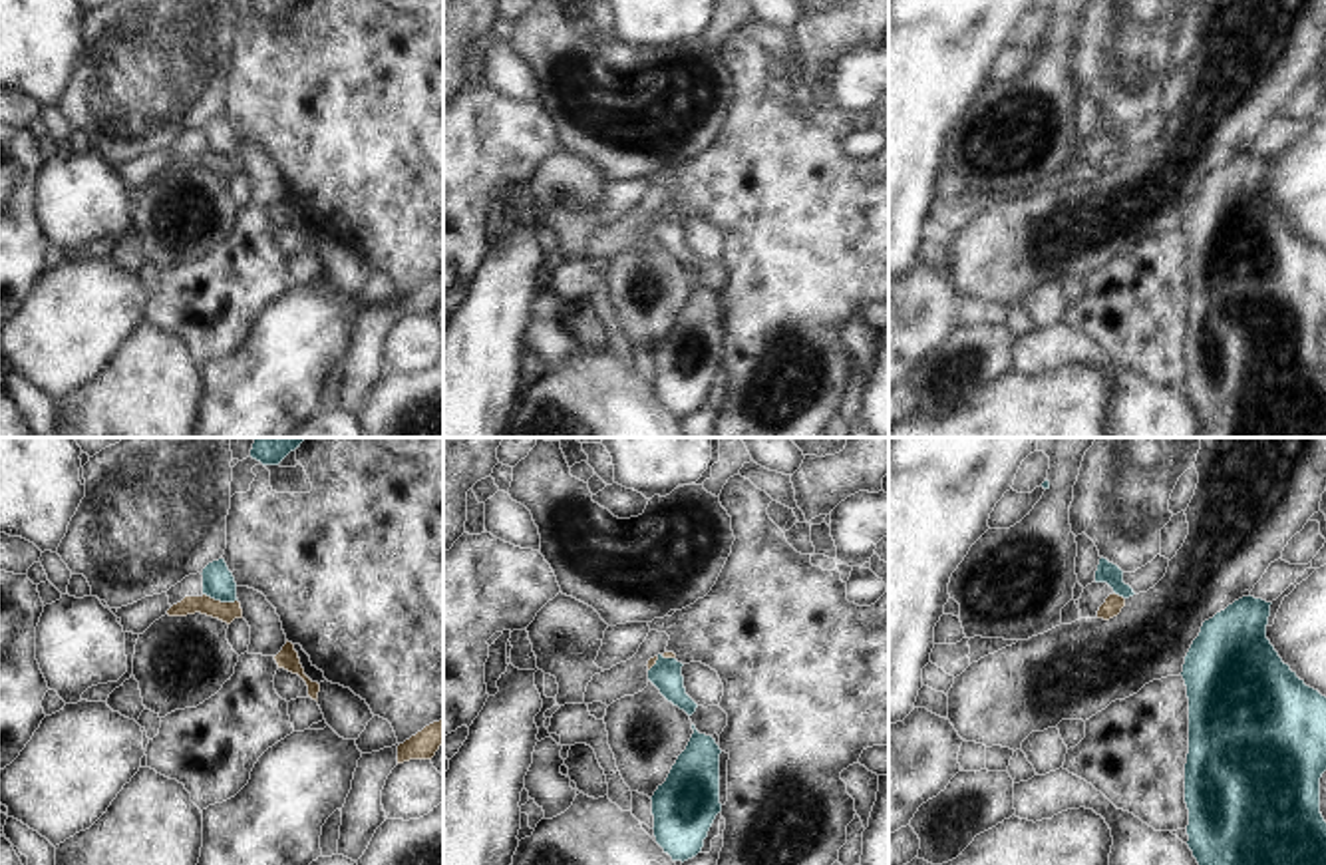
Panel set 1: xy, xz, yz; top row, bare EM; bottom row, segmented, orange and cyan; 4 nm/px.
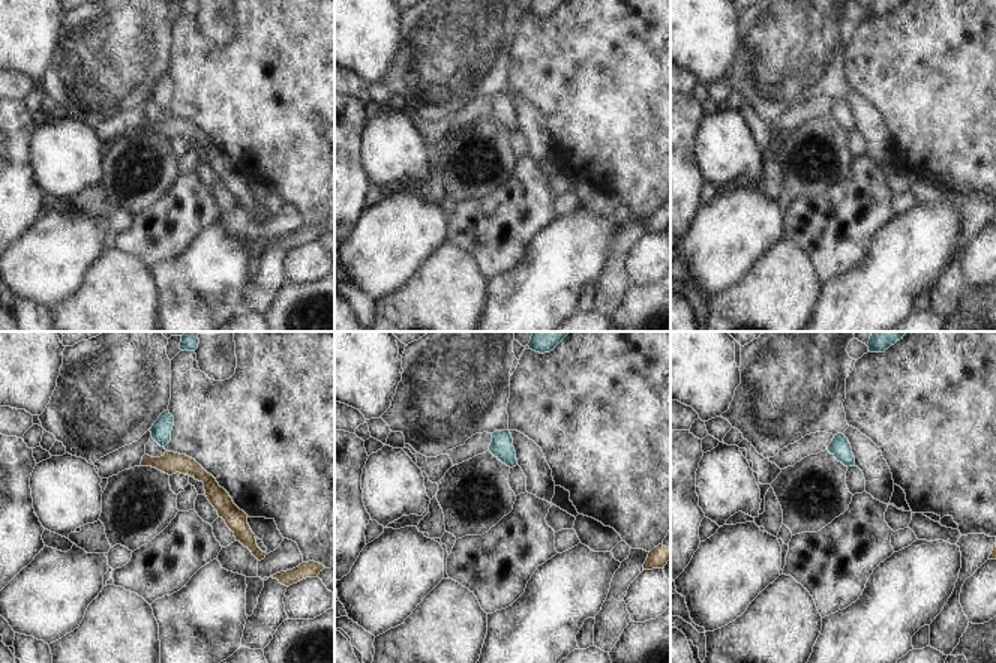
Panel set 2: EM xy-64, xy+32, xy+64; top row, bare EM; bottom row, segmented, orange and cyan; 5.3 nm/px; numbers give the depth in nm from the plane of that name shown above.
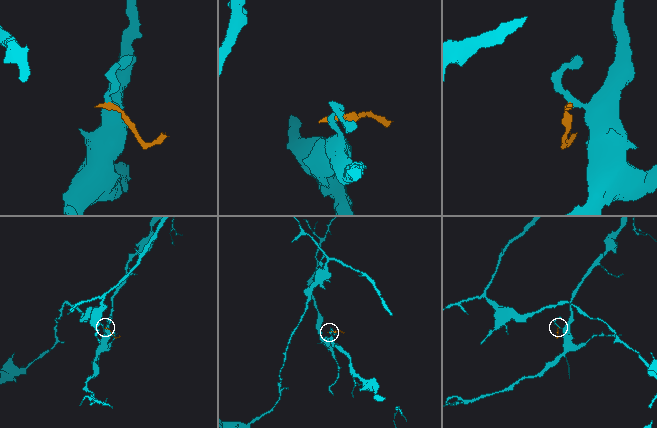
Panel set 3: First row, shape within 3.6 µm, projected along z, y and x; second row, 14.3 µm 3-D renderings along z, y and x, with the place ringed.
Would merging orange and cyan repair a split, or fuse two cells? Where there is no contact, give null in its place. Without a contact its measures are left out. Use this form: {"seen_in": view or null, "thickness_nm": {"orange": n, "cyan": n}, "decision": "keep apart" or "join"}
{"seen_in": "xy", "thickness_nm": {"orange": 80, "cyan": 130}, "decision": "keep apart"}

